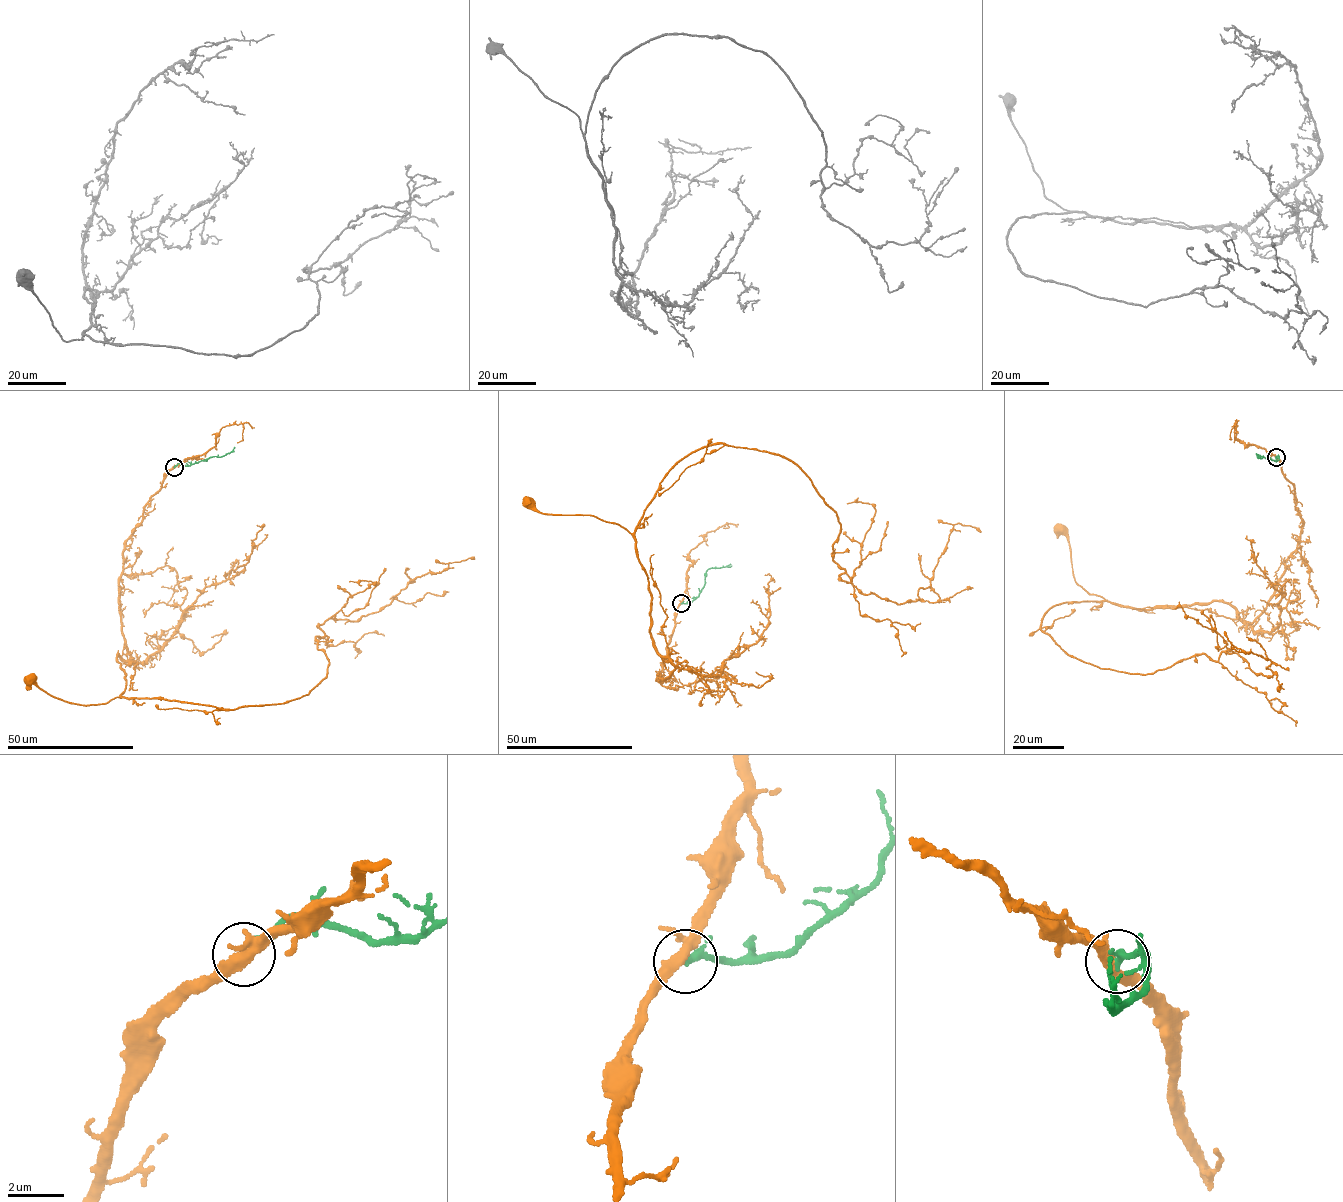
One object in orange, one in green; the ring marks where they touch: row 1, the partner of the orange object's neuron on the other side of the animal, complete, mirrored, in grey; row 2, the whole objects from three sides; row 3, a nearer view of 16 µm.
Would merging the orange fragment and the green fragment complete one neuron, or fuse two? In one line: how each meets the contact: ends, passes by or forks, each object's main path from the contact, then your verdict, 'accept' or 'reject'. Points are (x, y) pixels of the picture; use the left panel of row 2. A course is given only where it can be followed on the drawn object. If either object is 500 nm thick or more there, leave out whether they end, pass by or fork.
orange forks there; green passes by; orange runs (173, 467), (123, 552), (118, 600), (132, 660), (117, 656), (126, 676), (122, 698), (67, 703), (30, 677); green runs (174, 467), (222, 456), (235, 447); accept

